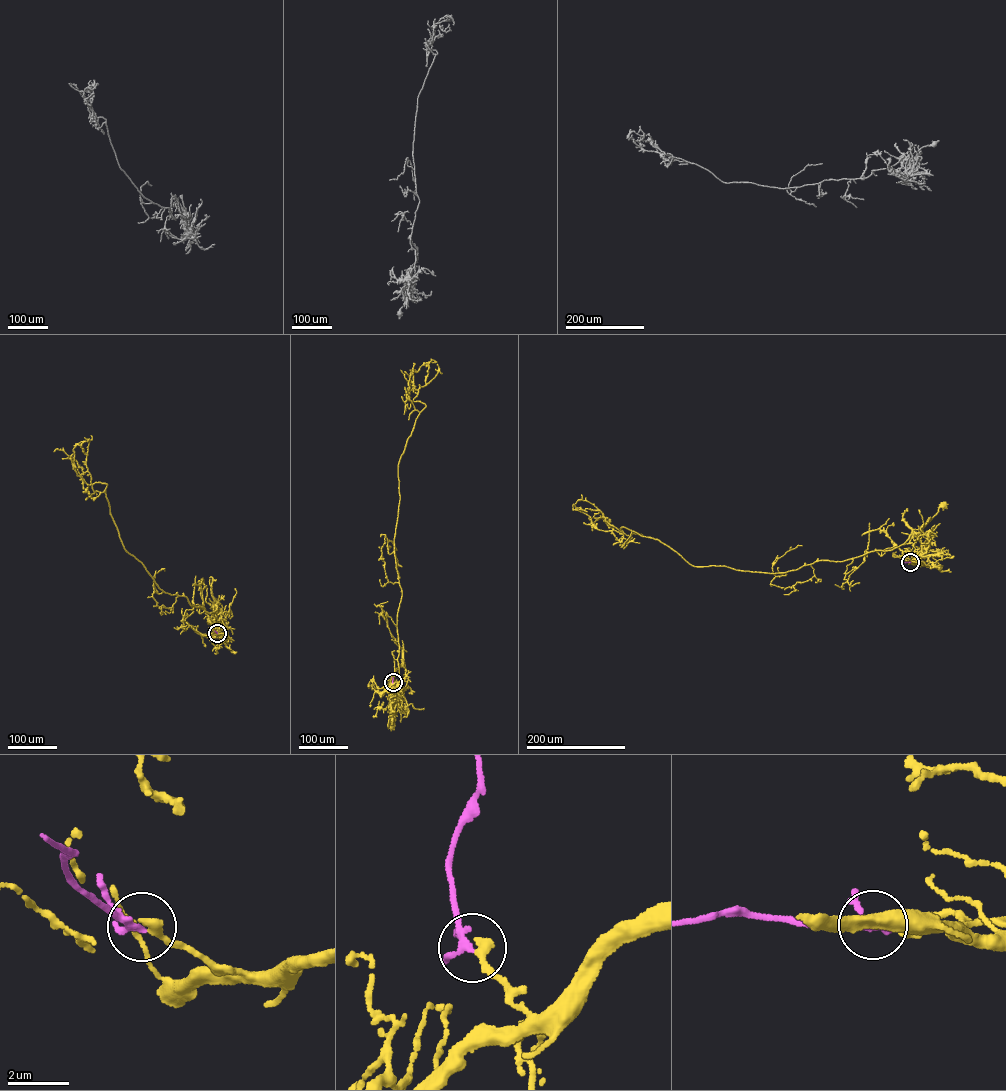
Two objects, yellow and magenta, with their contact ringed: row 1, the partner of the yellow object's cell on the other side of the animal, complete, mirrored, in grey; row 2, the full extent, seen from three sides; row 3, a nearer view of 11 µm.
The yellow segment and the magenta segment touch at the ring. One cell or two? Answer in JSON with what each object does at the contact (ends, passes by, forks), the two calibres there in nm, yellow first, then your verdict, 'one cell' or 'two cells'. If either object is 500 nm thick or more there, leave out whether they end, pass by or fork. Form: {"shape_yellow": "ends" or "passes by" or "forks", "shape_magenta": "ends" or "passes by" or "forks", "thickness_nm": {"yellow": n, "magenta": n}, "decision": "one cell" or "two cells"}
{"shape_yellow": "ends", "shape_magenta": "passes by", "thickness_nm": {"yellow": 320, "magenta": 200}, "decision": "two cells"}

